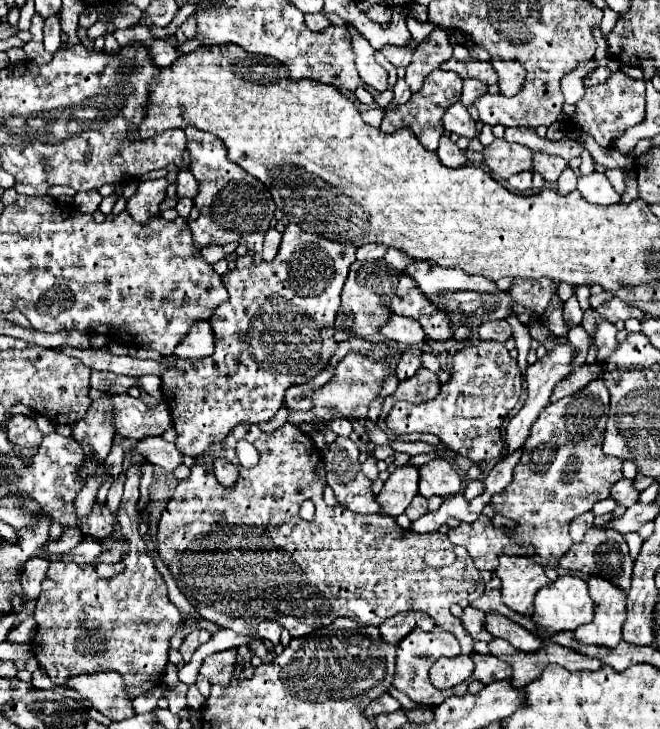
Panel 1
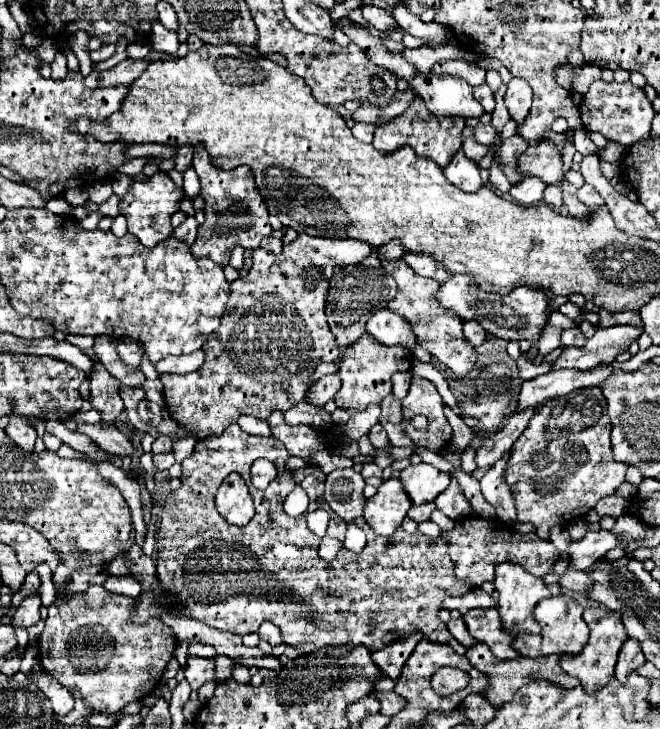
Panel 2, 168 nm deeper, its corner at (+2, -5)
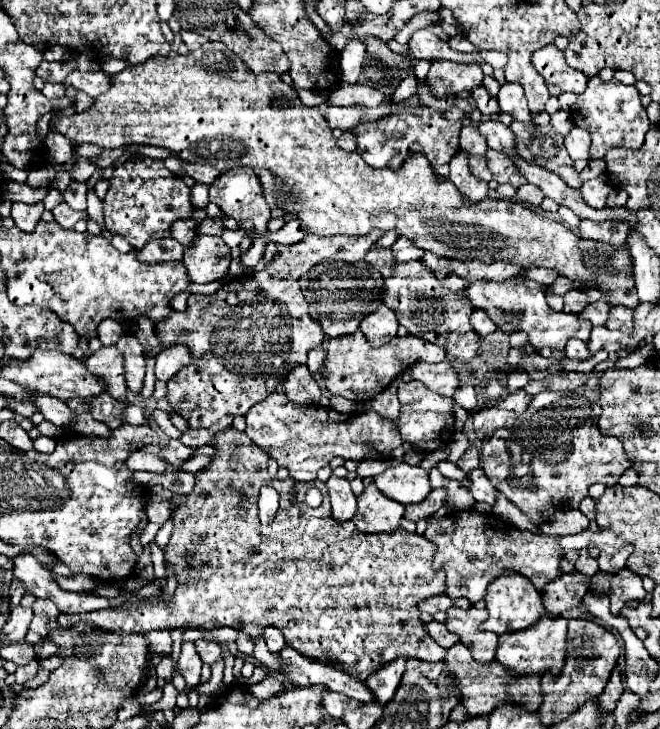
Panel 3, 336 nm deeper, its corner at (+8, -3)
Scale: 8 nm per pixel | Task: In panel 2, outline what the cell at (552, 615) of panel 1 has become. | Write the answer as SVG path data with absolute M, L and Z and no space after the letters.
M561 593L557 597L541 599L535 607L535 619L541 625L541 631L535 633L521 633L515 639L515 647L527 655L527 657L539 657L539 655L551 655L551 653L577 653L581 647L585 647L589 639L589 627L583 621L583 607L569 595Z

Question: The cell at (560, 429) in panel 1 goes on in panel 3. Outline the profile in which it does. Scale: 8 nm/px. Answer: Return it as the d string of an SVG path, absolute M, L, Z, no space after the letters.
M599 379L597 383L587 381L575 391L545 391L541 395L557 395L557 407L539 411L573 411L573 417L553 417L551 413L533 419L519 417L511 429L497 429L491 441L483 441L481 451L487 479L535 525L547 521L555 511L571 507L575 501L579 507L591 485L603 483L611 487L631 467L623 445L599 433Z

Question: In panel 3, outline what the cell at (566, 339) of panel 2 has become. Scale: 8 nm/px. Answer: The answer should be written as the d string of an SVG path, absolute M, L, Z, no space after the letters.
M571 339L571 341L567 341L567 357L569 359L575 359L575 361L585 361L585 359L591 359L591 353L589 353L589 349L587 349L587 345L583 343L583 341L579 341L579 339Z

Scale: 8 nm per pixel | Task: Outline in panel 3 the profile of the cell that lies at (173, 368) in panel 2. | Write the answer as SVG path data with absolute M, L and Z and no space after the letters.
M183 345L165 347L165 349L157 355L155 377L157 377L159 381L169 381L183 365L187 365L187 361L191 361L191 353L187 353L187 347L183 347Z

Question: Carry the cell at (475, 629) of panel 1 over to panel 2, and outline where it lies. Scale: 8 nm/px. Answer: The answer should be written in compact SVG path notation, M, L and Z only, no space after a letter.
M459 617L459 619L451 619L449 623L447 623L447 627L449 627L449 631L451 631L451 635L461 643L461 645L465 645L467 649L469 647L473 647L475 643L477 643L477 639L473 639L471 635L469 635L469 631L467 631L467 625L465 625L465 621L463 621L463 617Z

